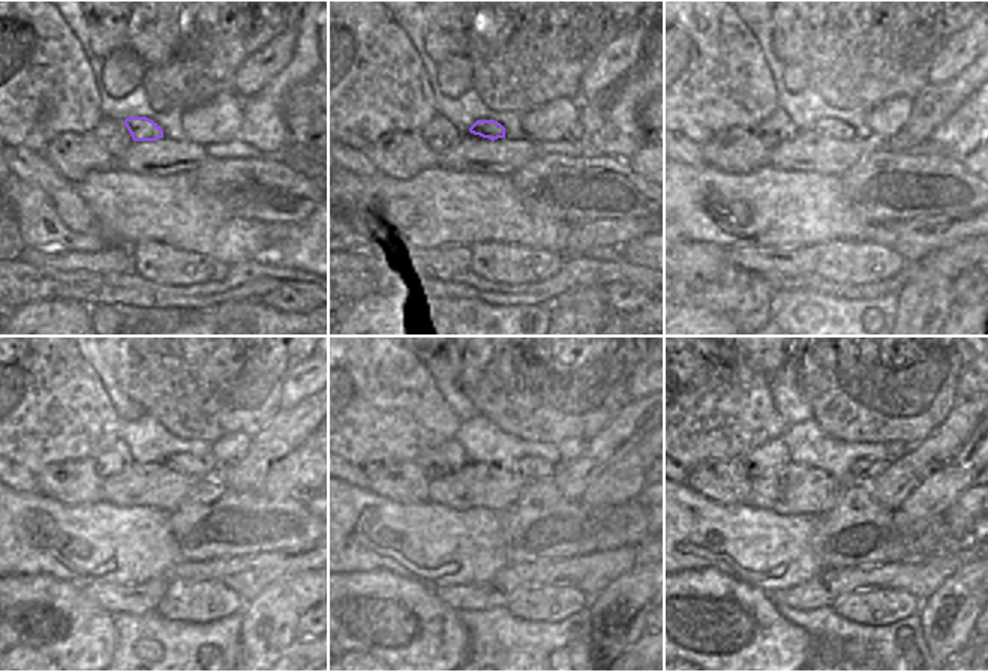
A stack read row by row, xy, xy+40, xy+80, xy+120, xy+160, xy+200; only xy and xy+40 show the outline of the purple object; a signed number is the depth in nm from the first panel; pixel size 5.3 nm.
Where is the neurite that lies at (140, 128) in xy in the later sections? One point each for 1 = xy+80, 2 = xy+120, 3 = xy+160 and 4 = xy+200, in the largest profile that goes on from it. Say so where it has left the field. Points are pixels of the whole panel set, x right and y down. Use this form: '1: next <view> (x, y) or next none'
1: next xy+80 (829, 128)
2: next xy+120 (197, 467)
3: next xy+160 (532, 468)
4: next xy+200 (865, 470)

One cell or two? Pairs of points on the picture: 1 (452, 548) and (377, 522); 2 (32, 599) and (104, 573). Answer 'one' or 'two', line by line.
1: one
2: two

